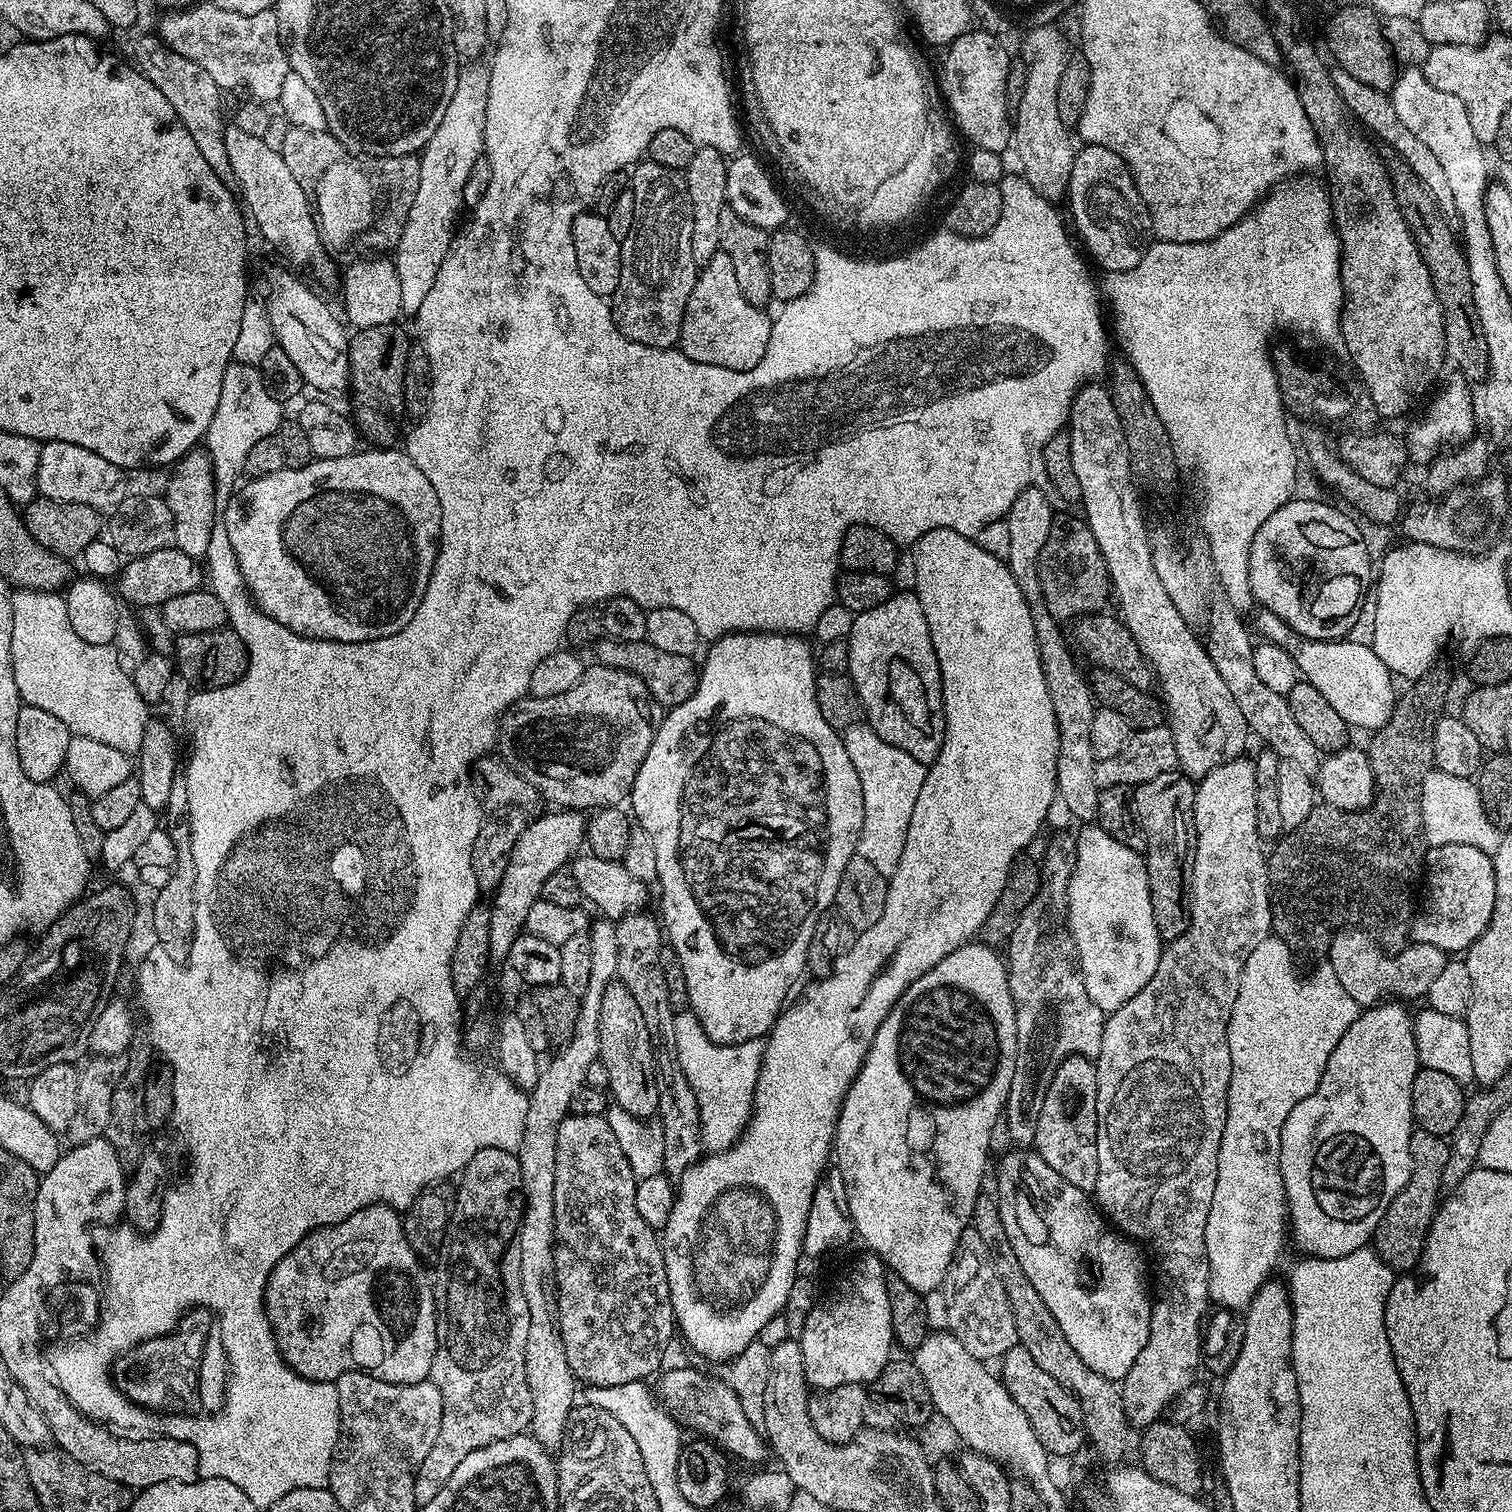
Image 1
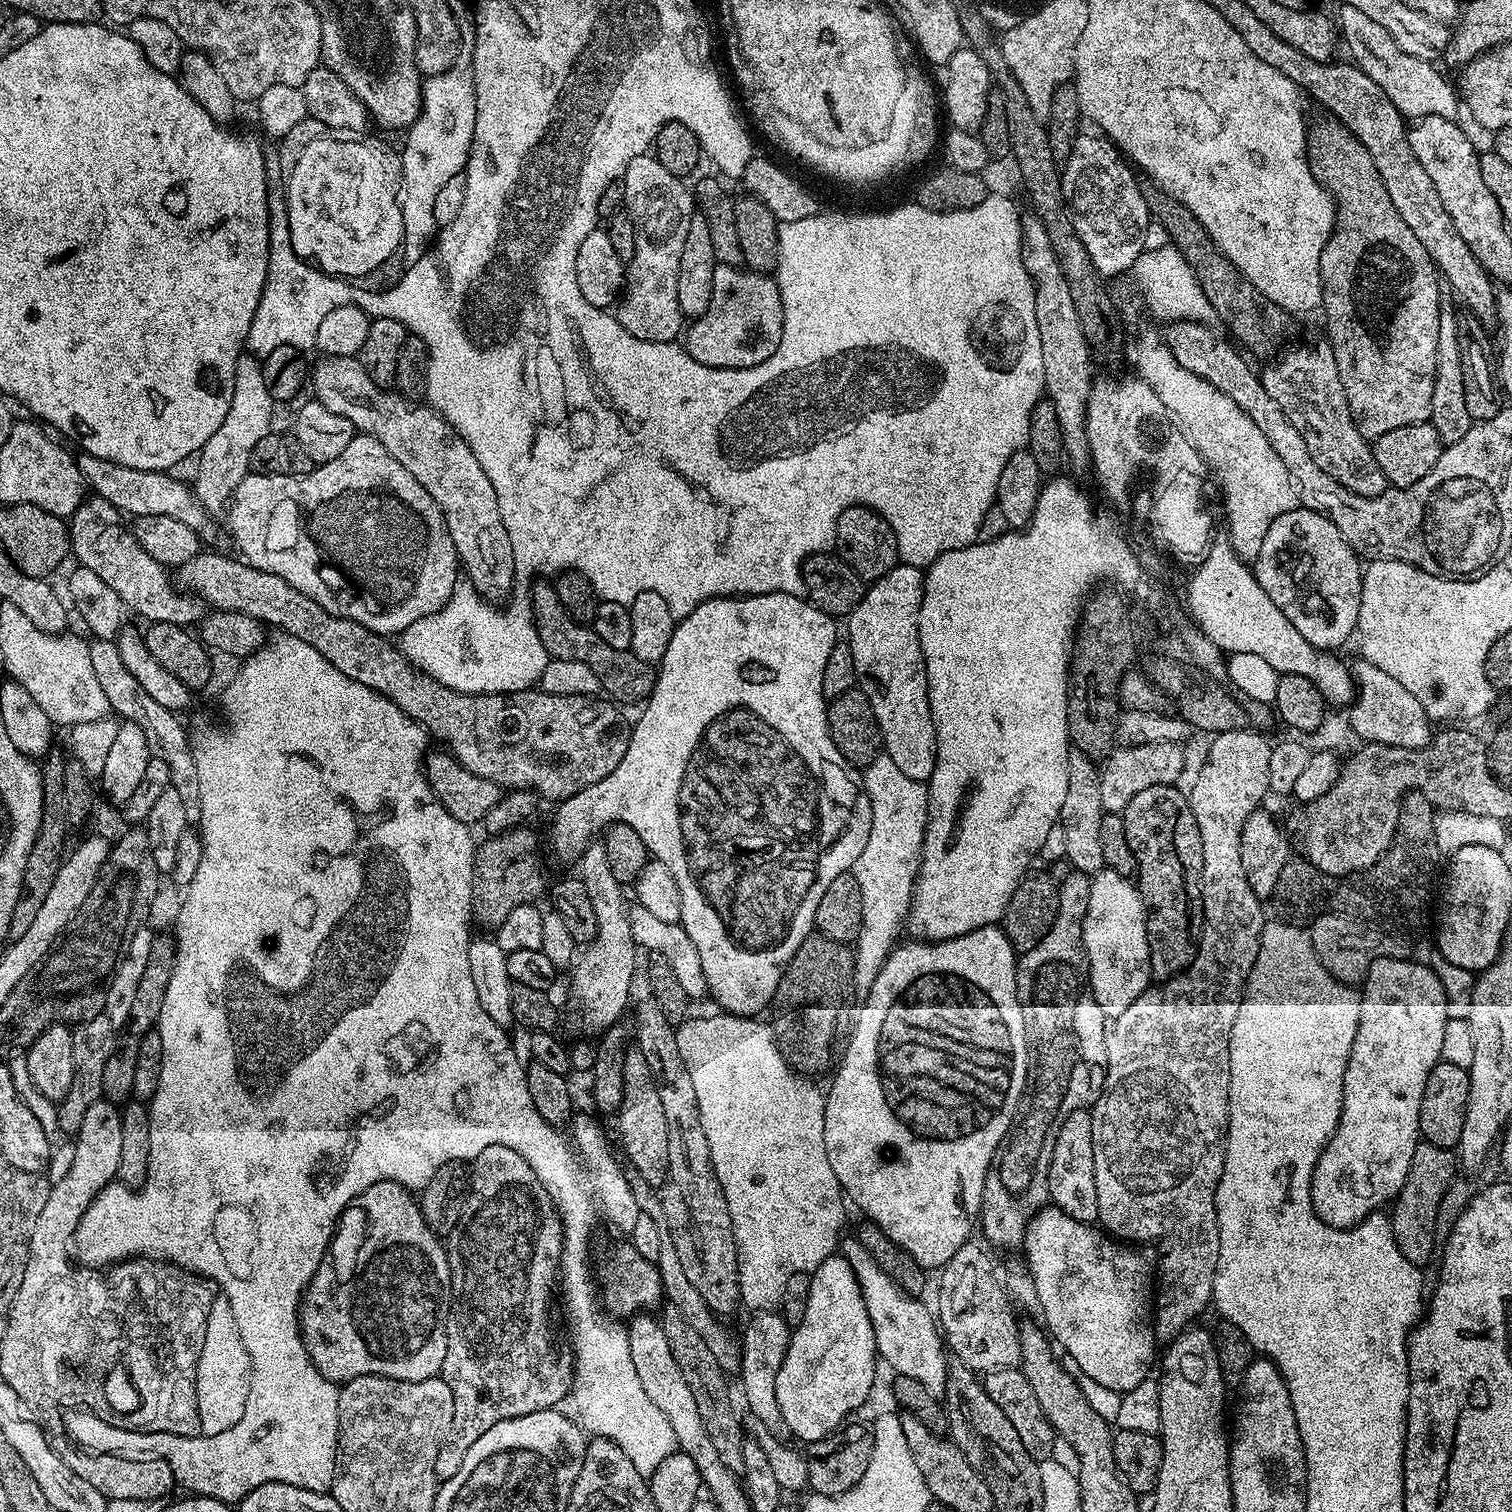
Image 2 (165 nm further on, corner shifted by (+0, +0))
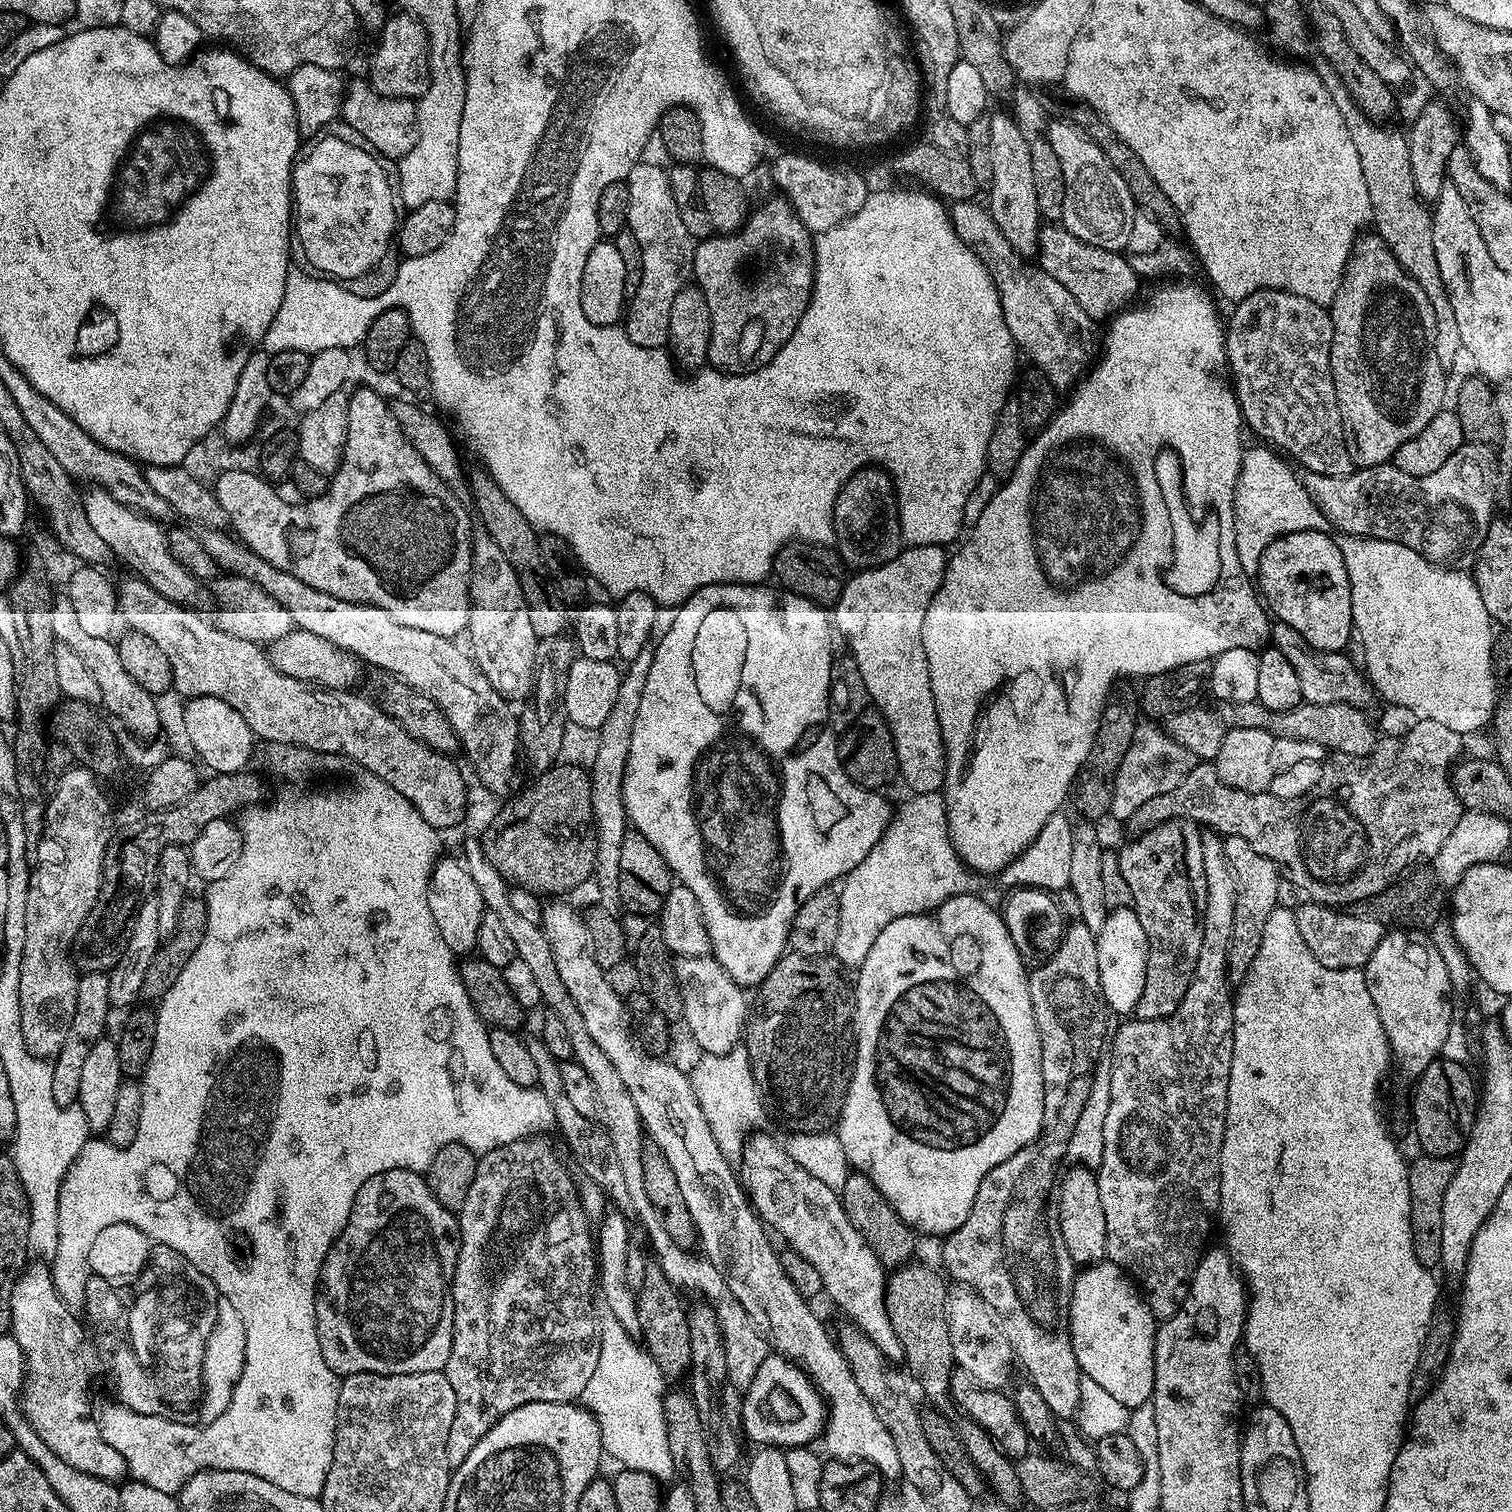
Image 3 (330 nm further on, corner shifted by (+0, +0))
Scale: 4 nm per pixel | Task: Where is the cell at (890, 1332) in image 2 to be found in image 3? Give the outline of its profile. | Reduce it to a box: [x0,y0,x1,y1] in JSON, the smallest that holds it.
[742,1132,903,1361]

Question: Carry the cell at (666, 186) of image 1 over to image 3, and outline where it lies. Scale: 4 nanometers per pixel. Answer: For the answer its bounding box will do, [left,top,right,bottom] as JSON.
[622,162,694,348]

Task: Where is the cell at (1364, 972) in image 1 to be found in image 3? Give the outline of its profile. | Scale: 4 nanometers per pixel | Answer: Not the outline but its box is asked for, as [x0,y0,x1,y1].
[1295,902,1386,969]

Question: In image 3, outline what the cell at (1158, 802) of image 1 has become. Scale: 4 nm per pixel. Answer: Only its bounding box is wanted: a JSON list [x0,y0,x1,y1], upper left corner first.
[1118,820,1208,1020]

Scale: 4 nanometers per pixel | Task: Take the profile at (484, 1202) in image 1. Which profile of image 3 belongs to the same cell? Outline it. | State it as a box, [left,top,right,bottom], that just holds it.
[446,1134,600,1466]

